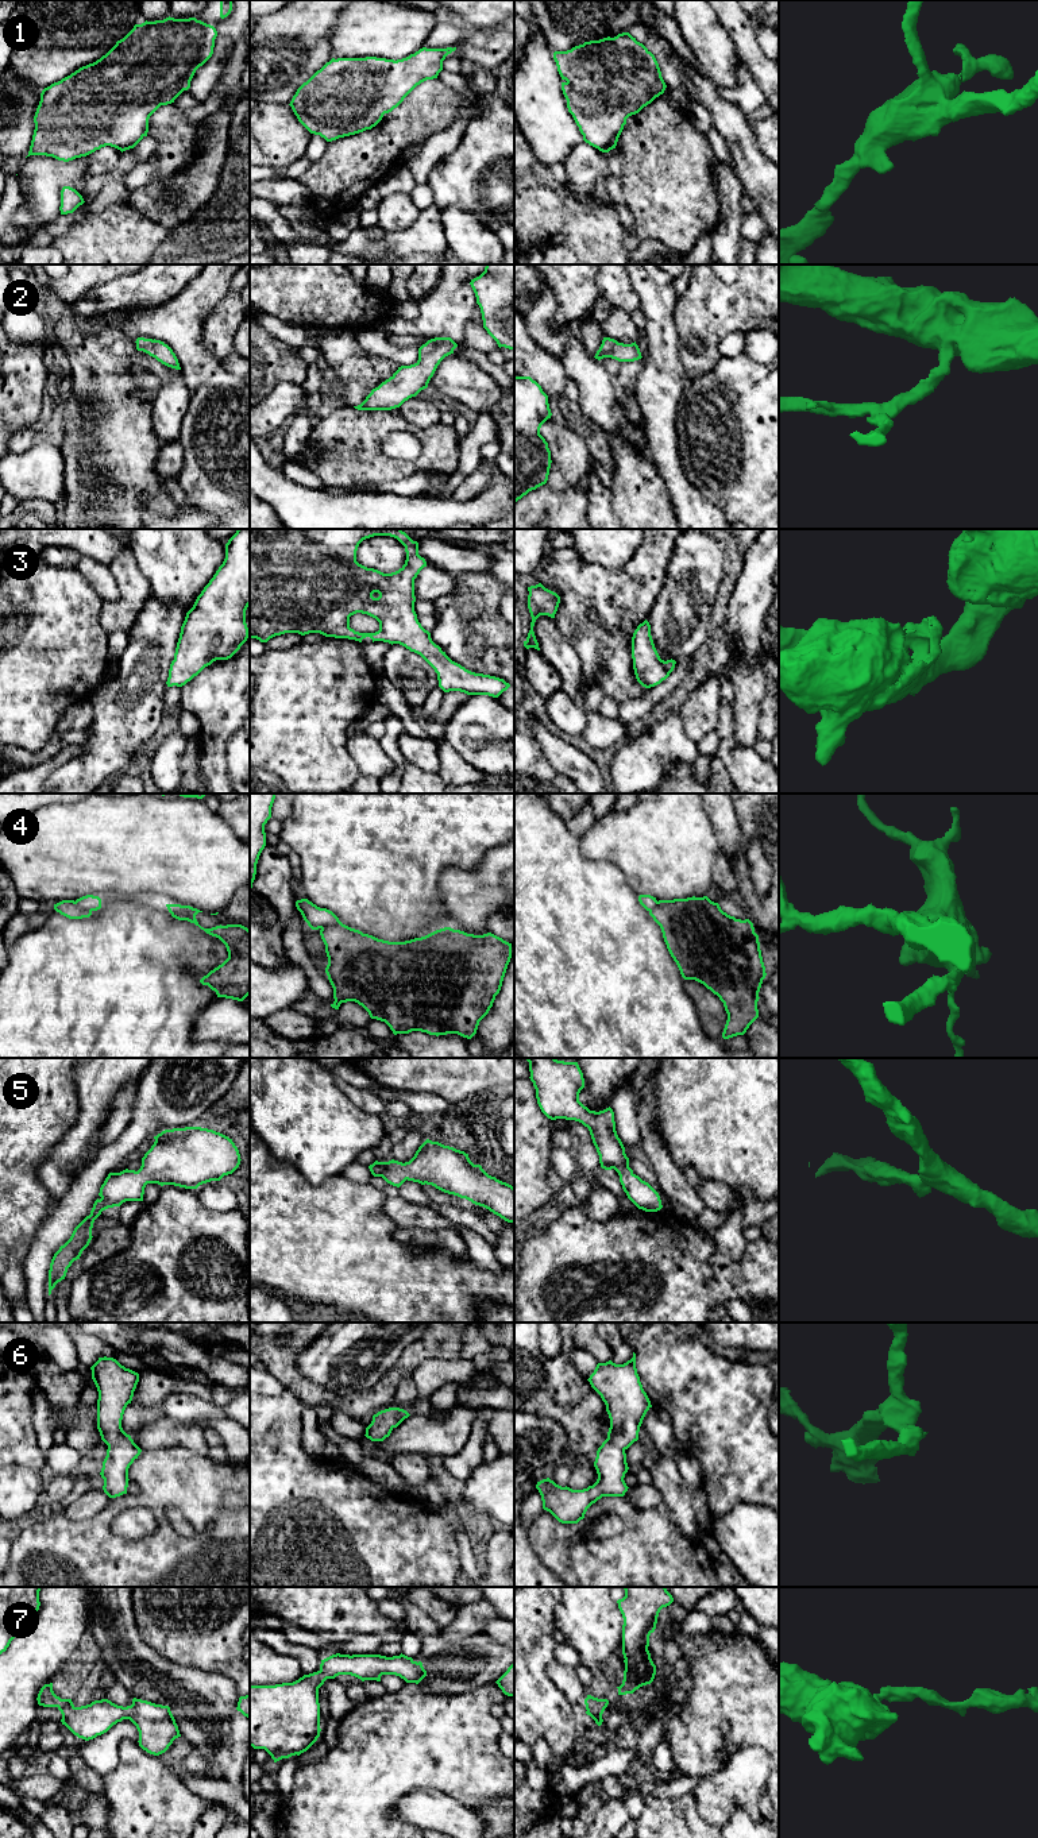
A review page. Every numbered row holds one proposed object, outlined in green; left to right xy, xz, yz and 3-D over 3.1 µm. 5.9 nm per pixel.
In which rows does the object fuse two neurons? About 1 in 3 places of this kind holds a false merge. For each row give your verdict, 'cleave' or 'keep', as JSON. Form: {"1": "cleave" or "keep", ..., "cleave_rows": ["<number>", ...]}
{"1": "keep", "2": "keep", "3": "keep", "4": "cleave", "5": "keep", "6": "keep", "7": "keep", "cleave_rows": ["4"]}

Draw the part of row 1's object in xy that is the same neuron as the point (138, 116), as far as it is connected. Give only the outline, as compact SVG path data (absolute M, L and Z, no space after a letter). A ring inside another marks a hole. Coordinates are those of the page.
M196 18L144 22L134 28L100 59L45 88L36 108L35 130L28 155L46 155L69 162L111 146L121 152L134 148L148 132L148 119L161 107L190 88L196 70L213 54L217 31ZM26 157L26 158L27 158Z

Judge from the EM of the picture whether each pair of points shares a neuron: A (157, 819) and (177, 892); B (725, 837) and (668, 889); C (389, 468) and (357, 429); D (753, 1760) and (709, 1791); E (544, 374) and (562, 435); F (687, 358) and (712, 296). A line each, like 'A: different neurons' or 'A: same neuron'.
A: same neuron
B: different neurons
C: same neuron
D: same neuron
E: different neurons
F: same neuron

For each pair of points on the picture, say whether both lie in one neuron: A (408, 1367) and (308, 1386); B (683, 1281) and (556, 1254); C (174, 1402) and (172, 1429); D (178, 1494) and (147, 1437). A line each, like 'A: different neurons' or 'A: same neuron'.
A: same neuron
B: same neuron
C: different neurons
D: different neurons

